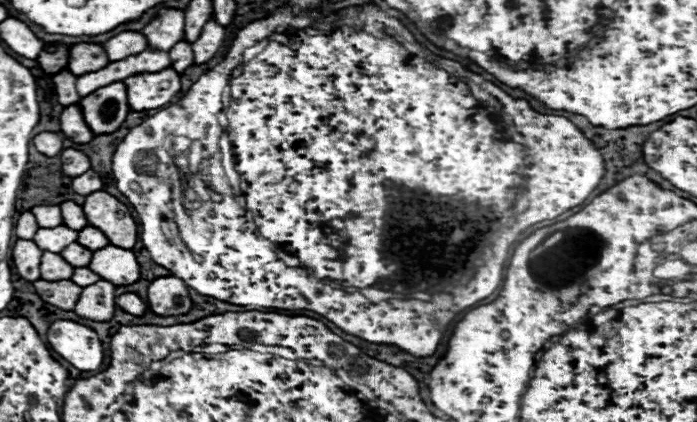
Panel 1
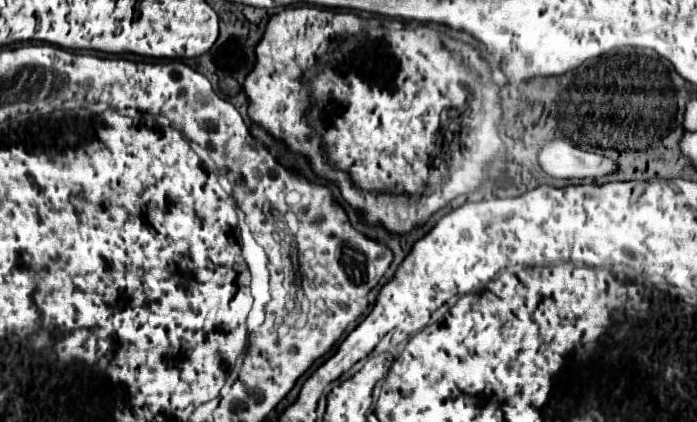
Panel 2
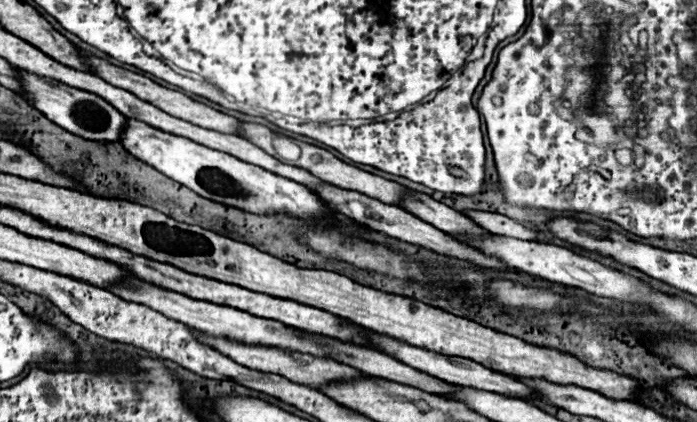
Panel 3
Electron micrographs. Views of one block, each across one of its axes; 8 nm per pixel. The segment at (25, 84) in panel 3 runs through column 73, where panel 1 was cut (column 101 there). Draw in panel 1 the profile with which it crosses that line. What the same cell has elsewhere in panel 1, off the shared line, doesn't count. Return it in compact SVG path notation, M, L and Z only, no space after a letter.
M112 82L110 86L102 86L102 90L94 90L94 94L82 98L80 108L94 134L116 132L130 112L126 84Z

